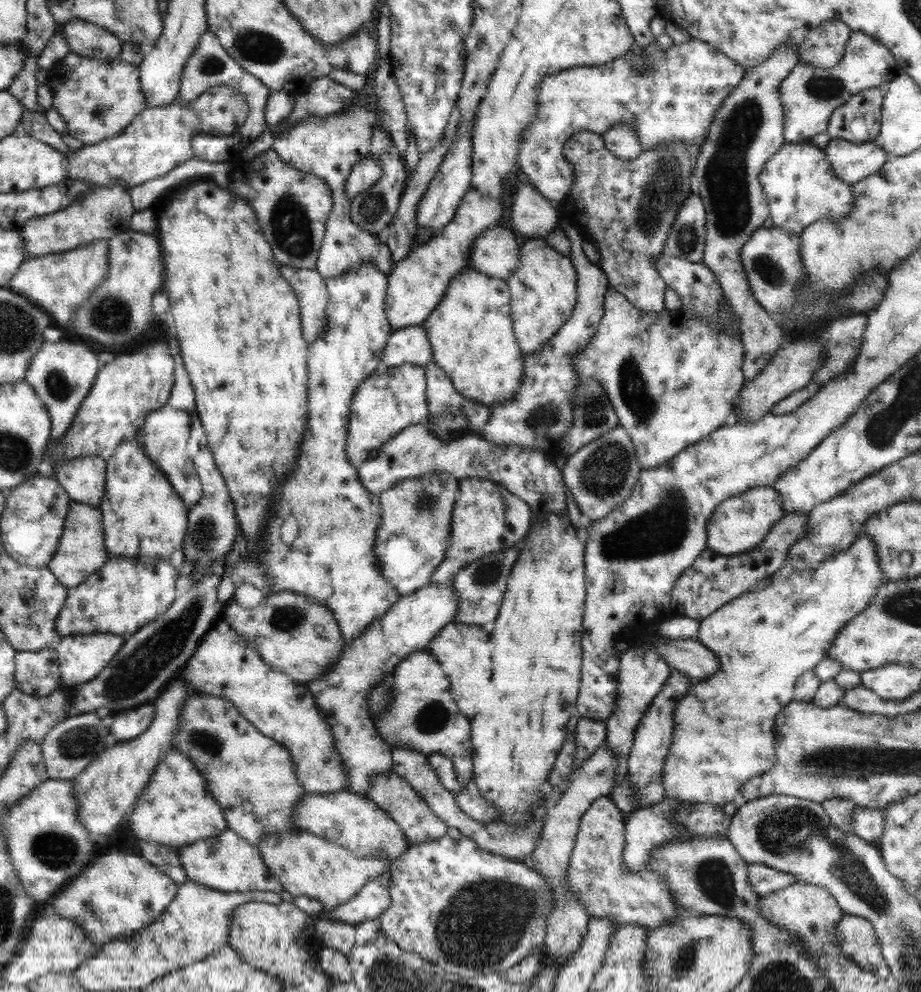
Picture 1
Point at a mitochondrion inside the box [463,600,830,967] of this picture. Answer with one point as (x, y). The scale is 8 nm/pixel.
(786, 829)

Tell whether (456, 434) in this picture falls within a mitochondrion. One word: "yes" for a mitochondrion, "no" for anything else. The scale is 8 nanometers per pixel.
no

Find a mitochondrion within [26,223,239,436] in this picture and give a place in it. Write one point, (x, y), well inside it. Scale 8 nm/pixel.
(110, 314)

